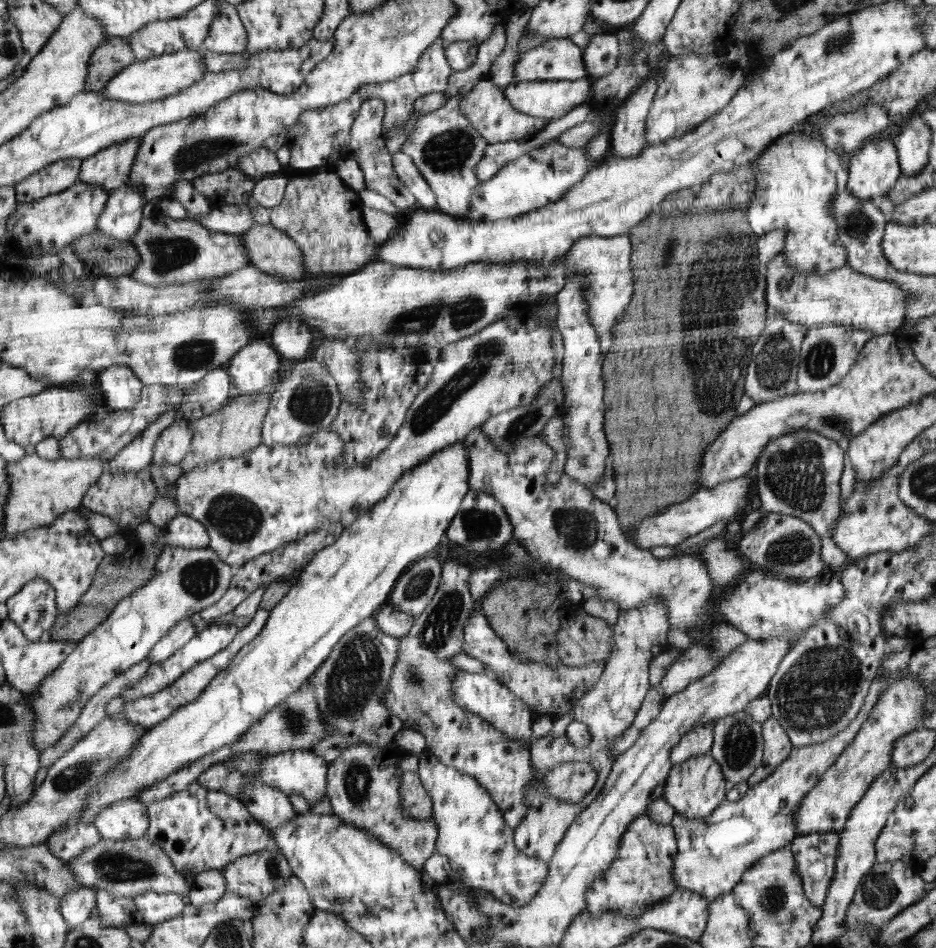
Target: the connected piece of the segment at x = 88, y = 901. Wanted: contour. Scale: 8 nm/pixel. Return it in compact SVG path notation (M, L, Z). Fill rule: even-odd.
M82 886L62 896L60 913L62 913L62 917L70 929L72 926L78 926L90 919L94 915L97 904L98 898L96 898L94 890Z

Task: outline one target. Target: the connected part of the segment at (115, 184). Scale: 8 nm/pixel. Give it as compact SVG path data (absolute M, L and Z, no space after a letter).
M140 138L124 140L86 158L81 165L80 182L98 185L107 191L120 188L131 178L140 146Z

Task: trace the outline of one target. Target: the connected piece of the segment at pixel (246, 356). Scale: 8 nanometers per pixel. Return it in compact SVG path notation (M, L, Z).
M269 339L254 340L242 348L226 366L234 394L262 393L266 387L276 384L280 370L280 356L270 346Z

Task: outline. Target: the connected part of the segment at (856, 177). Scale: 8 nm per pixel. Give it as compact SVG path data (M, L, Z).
M886 139L867 142L852 156L846 189L860 200L877 200L893 188L902 175L898 148Z

